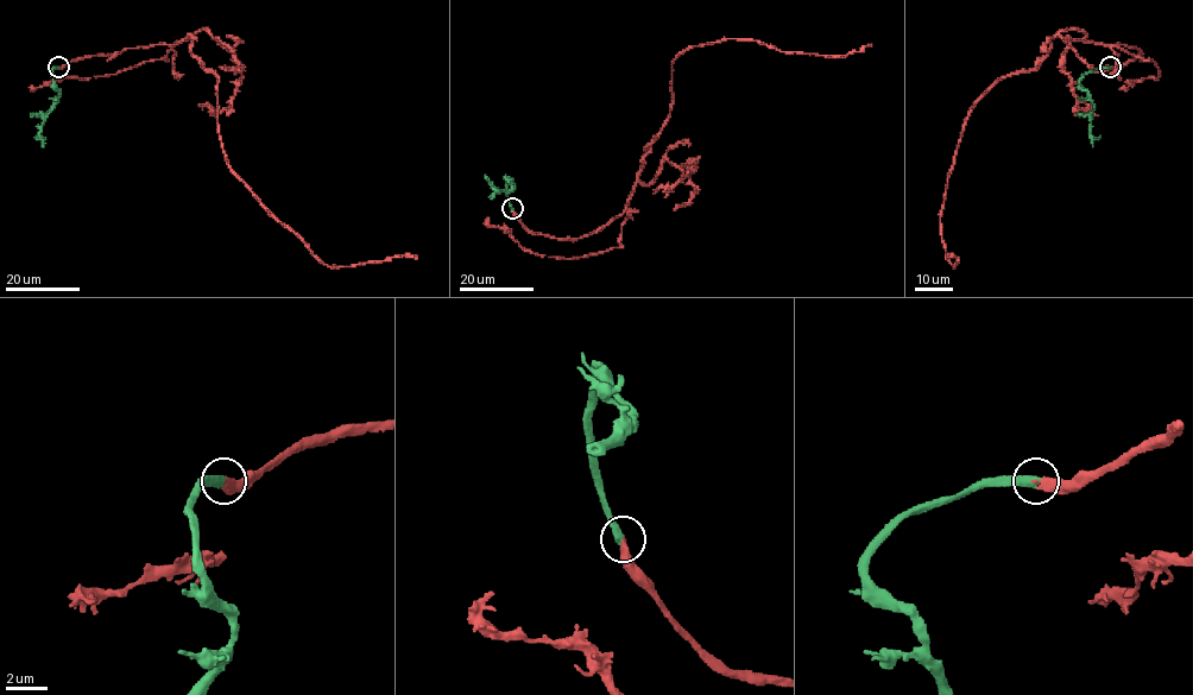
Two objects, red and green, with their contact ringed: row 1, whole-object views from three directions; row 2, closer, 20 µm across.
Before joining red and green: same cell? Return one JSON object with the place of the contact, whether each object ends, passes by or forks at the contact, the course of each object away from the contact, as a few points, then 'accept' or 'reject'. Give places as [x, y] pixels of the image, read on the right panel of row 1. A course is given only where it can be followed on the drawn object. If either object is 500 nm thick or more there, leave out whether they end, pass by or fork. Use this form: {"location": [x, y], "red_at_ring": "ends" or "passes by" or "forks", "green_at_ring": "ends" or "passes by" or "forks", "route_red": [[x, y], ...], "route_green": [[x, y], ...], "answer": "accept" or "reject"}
{"location": [1110, 67], "red_at_ring": "ends", "green_at_ring": "ends", "route_red": [[1110, 67], [1140, 51], [1051, 36], [1034, 69], [974, 105], [940, 215], [958, 261], [945, 258]], "route_green": [[1110, 67], [1090, 71], [1079, 81], [1092, 105], [1093, 146]], "answer": "accept"}

